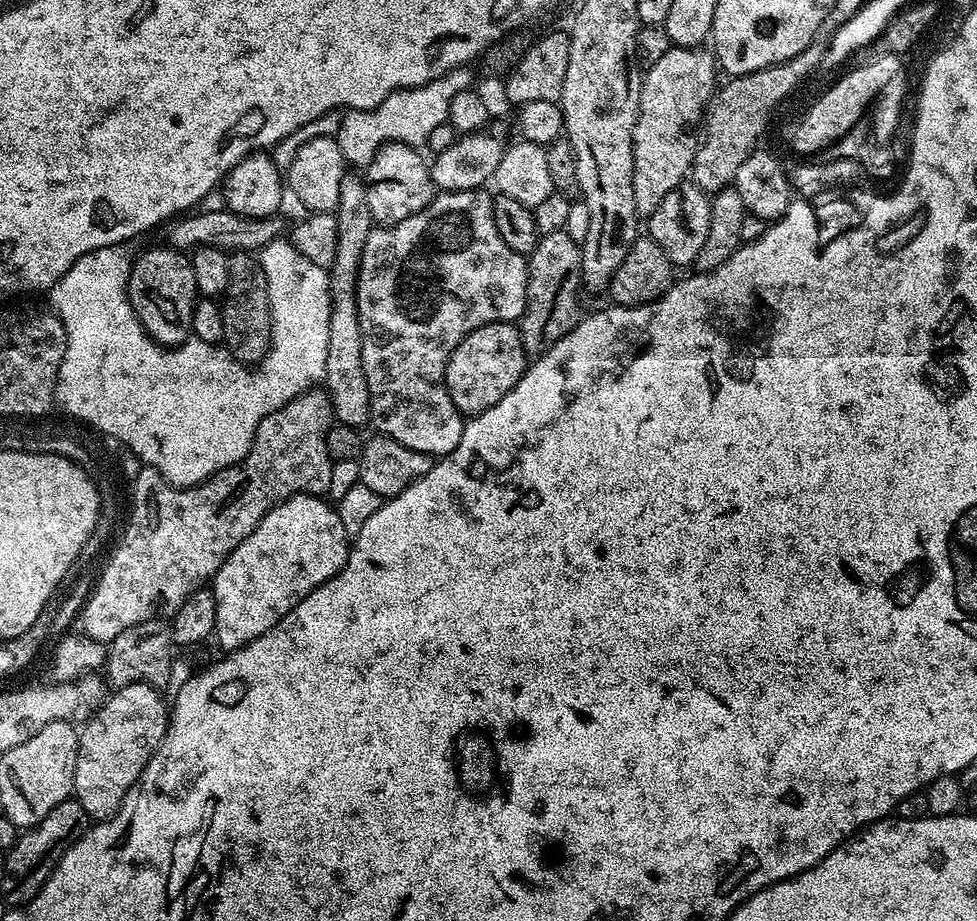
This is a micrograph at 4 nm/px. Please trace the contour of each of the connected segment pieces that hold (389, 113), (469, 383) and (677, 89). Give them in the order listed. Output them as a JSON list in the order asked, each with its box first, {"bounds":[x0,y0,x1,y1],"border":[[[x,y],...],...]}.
[{"bounds":[336,65,475,168],"border":[[[464,65],[460,68],[447,72],[442,78],[434,79],[418,88],[404,88],[388,95],[376,108],[354,108],[347,109],[341,120],[341,126],[336,135],[339,142],[339,149],[342,150],[345,161],[349,165],[366,168],[373,160],[373,156],[382,145],[394,141],[402,141],[412,147],[418,148],[425,145],[430,136],[430,131],[435,127],[448,122],[451,100],[457,93],[471,89],[475,83],[472,68]]]},{"bounds":[444,322,530,417],"border":[[[501,322],[499,324],[487,324],[476,328],[465,340],[452,352],[450,362],[444,371],[444,384],[448,388],[450,398],[454,406],[462,414],[469,417],[479,416],[481,412],[490,410],[498,401],[514,387],[524,376],[524,370],[530,363],[529,353],[522,346],[519,327],[512,322]]]},{"bounds":[632,46,718,218],"border":[[[672,46],[669,49],[649,66],[648,73],[643,73],[638,122],[632,131],[634,206],[644,218],[662,206],[662,198],[666,198],[670,190],[689,179],[708,101],[718,88],[718,65],[711,51],[703,47]]]}]

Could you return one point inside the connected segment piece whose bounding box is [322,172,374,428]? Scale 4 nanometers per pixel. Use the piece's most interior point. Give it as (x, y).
(345, 382)

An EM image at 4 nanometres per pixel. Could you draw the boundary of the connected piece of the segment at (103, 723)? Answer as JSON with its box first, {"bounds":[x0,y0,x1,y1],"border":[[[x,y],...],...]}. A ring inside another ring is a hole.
{"bounds":[72,684,170,822],"border":[[[131,684],[125,688],[115,689],[88,717],[86,723],[79,729],[80,745],[78,746],[78,762],[74,766],[72,790],[74,799],[82,802],[89,818],[96,822],[109,820],[118,811],[126,794],[140,781],[142,770],[146,770],[150,758],[164,741],[164,736],[168,732],[169,719],[170,708],[165,697],[151,684]]]}

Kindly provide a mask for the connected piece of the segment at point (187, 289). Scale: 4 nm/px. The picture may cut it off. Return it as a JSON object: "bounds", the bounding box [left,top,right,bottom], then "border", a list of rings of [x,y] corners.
{"bounds":[128,246,198,346],"border":[[[161,246],[135,257],[128,273],[128,297],[140,325],[157,344],[175,346],[189,339],[198,293],[192,261],[183,251]]]}

